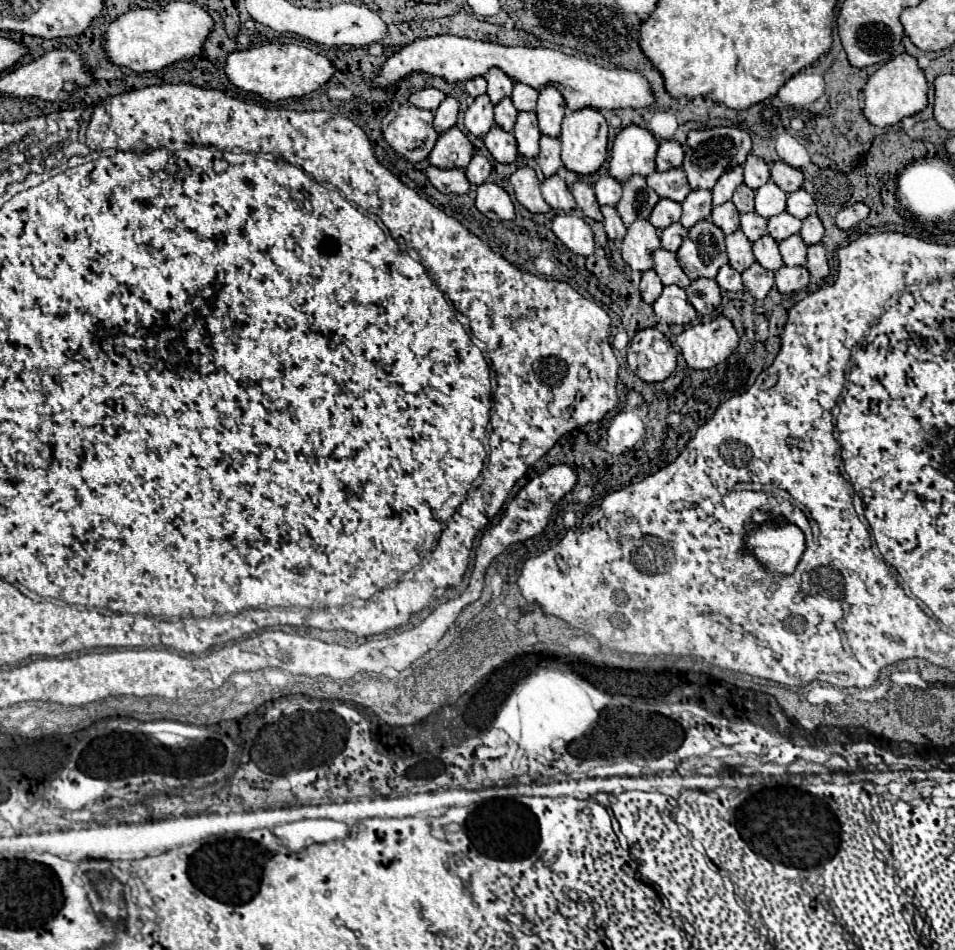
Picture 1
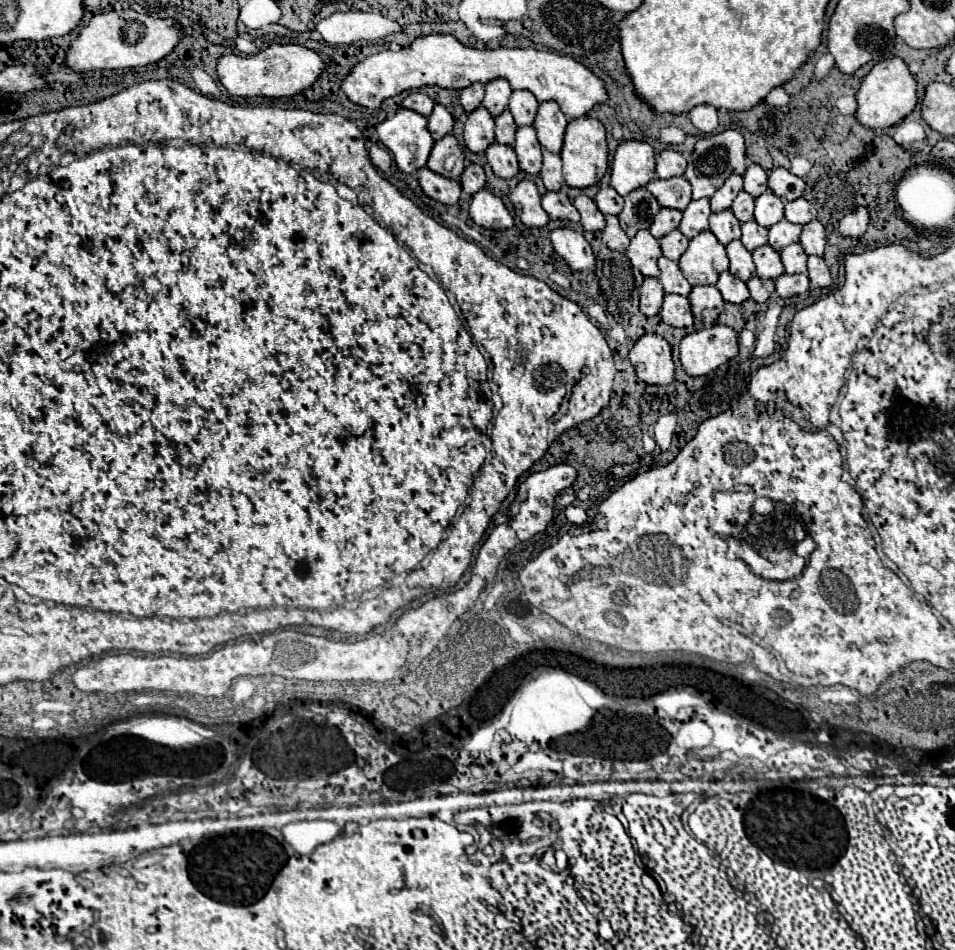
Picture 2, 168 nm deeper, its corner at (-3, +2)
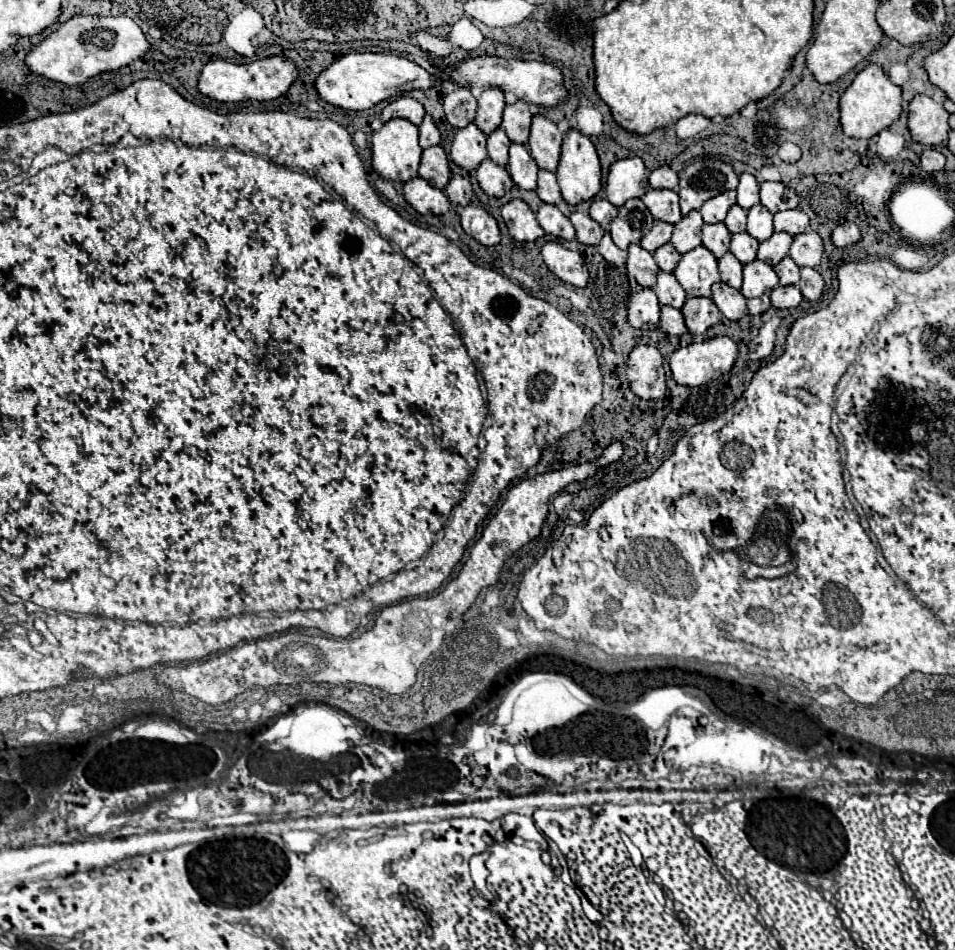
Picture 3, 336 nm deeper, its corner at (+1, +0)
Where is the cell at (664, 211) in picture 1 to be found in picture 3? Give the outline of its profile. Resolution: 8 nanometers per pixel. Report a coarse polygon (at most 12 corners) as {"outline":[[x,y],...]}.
{"outline":[[655,221],[641,247],[655,251],[671,239],[673,225]]}

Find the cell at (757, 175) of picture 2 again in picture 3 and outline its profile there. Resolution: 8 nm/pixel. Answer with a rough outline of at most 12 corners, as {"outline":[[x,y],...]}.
{"outline":[[743,173],[737,185],[737,205],[751,209],[759,203],[759,183]]}

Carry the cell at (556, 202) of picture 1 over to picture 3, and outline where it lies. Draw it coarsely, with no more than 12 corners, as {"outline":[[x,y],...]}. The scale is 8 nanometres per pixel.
{"outline":[[543,203],[537,221],[549,235],[575,239],[569,217]]}

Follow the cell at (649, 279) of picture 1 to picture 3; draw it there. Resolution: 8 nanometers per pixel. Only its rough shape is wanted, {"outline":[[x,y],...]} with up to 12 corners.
{"outline":[[653,289],[629,301],[627,321],[635,329],[657,329],[659,301]]}

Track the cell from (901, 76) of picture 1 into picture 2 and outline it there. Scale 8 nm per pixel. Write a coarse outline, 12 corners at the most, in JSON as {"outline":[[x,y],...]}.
{"outline":[[899,57],[861,81],[857,121],[887,129],[917,105],[917,83]]}

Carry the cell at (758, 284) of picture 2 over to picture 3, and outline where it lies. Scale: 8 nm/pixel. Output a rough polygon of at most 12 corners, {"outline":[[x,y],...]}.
{"outline":[[767,295],[747,299],[751,315],[763,313],[771,303]]}

